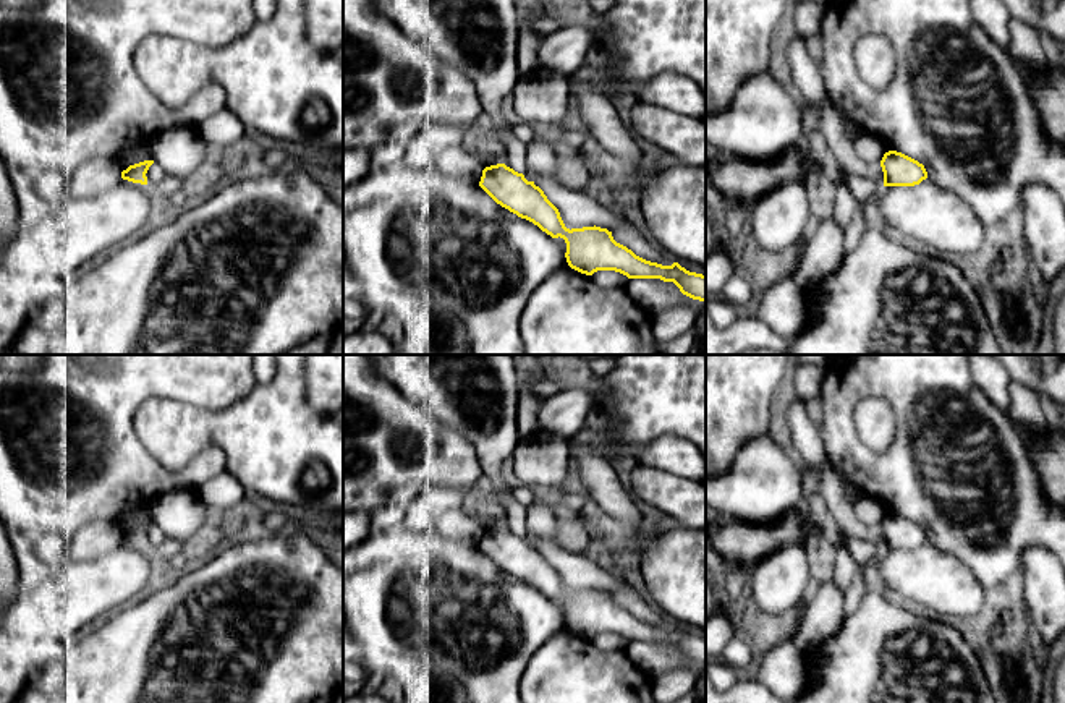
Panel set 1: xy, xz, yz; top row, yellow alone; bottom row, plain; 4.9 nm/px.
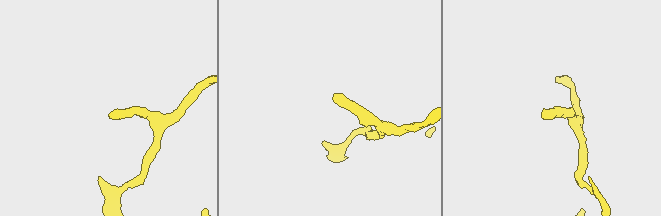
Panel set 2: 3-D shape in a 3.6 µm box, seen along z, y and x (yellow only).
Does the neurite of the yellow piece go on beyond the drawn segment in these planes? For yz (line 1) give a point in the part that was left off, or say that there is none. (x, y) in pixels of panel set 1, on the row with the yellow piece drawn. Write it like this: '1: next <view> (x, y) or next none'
1: next none

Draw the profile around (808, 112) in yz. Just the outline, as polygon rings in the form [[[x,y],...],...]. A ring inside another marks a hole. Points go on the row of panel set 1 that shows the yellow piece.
[[[804,104],[801,109],[801,120],[803,120],[803,128],[808,141],[817,141],[819,134],[819,120],[817,120],[817,110]]]

